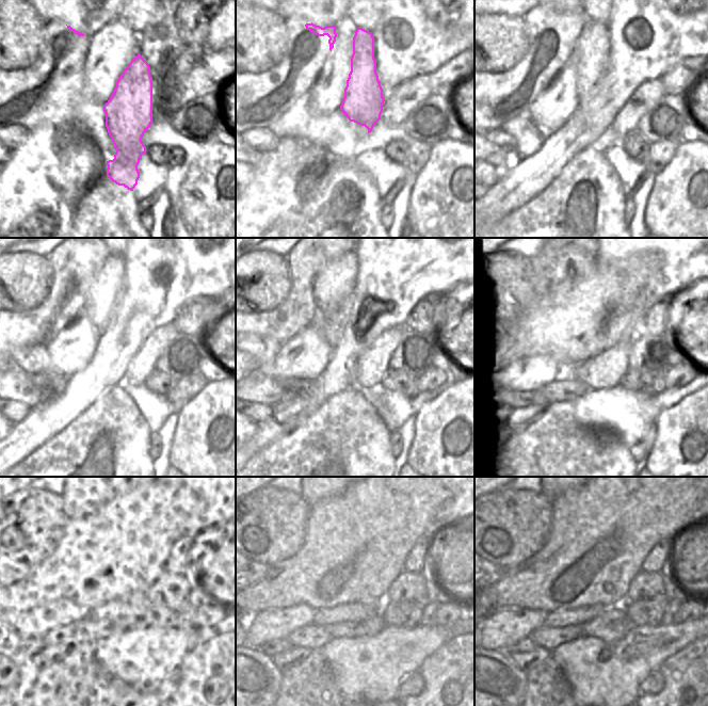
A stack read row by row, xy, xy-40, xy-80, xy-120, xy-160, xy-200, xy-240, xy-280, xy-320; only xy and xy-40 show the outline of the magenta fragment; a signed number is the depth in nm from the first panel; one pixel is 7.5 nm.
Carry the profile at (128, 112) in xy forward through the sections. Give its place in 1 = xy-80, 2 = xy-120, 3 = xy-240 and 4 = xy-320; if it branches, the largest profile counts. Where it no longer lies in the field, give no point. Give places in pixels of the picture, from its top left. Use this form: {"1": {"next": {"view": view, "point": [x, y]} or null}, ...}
{"1": {"next": {"view": "xy-80", "point": [589, 42]}}, "2": {"next": {"view": "xy-120", "point": [107, 277]}}, "3": {"next": {"view": "xy-240", "point": [82, 498]}}, "4": {"next": {"view": "xy-320", "point": [552, 498]}}}

